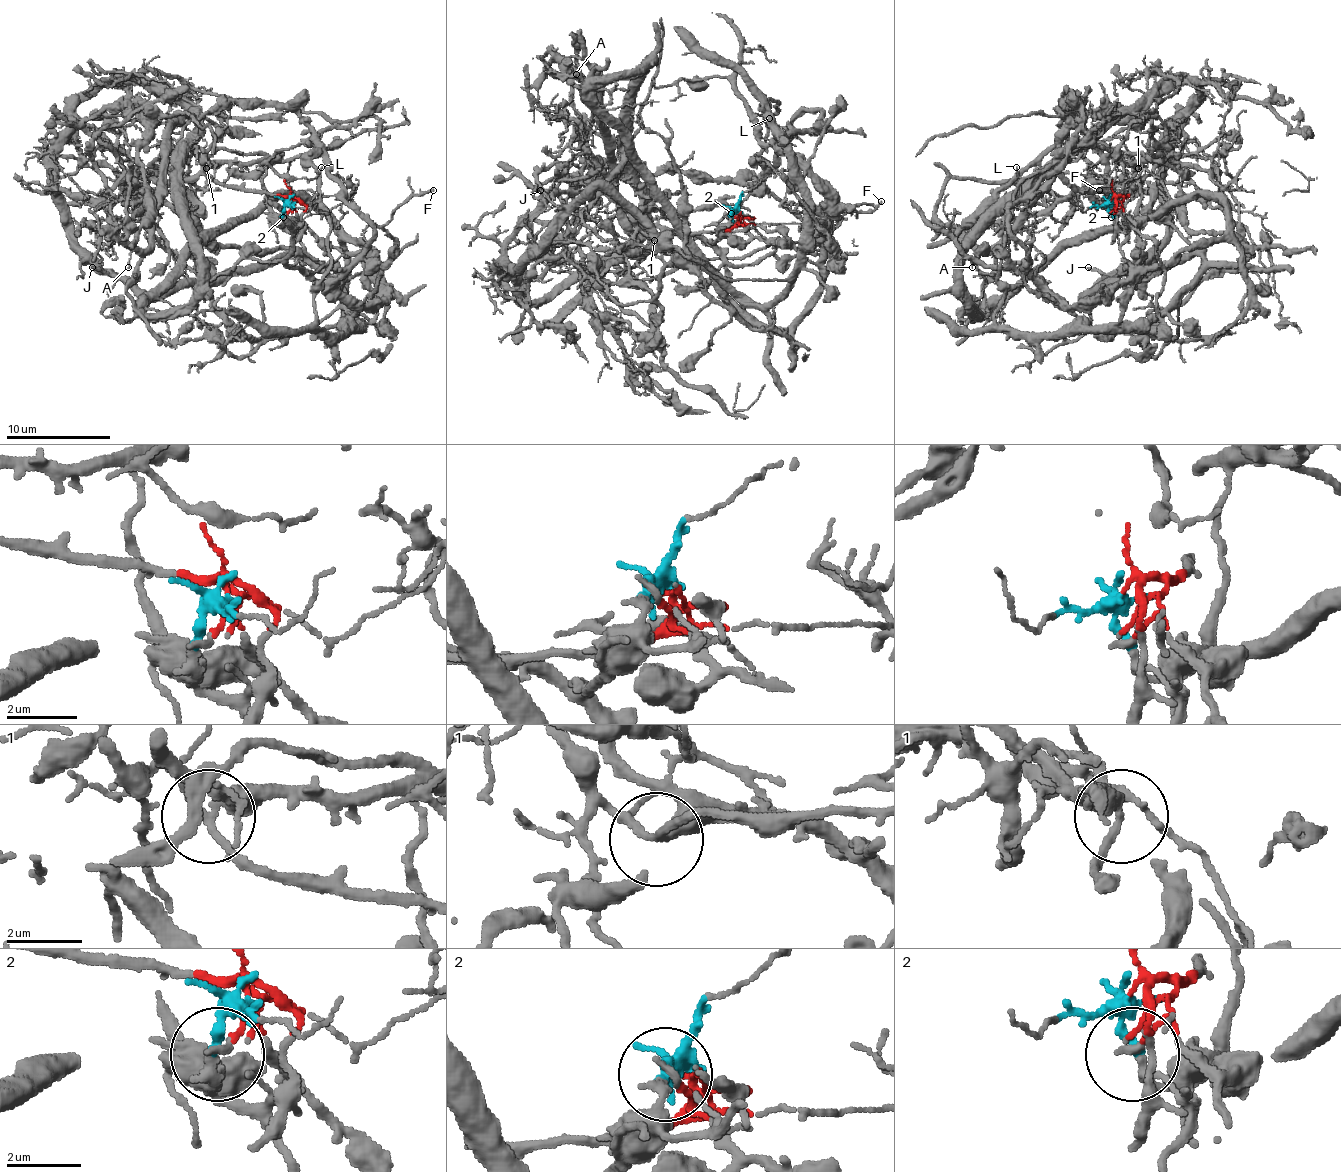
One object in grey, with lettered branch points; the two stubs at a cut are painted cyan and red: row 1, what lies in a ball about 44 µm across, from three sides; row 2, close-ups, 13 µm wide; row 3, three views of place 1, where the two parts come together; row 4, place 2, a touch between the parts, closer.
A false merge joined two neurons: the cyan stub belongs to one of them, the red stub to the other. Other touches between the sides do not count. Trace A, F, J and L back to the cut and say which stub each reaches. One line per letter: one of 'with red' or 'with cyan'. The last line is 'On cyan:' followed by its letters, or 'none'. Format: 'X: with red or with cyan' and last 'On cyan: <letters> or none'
A: with red
F: with cyan
J: with red
L: with red
On cyan: F

